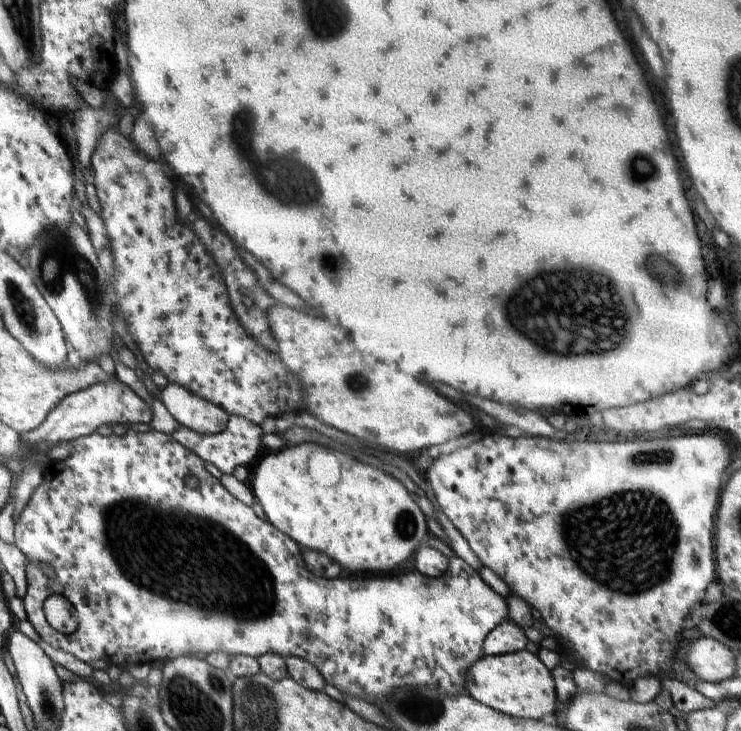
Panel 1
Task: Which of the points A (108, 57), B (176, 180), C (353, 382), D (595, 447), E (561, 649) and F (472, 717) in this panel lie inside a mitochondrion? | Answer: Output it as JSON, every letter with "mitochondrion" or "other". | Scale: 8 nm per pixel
{"A":"other","B":"other","C":"mitochondrion","D":"other","E":"other","F":"other"}

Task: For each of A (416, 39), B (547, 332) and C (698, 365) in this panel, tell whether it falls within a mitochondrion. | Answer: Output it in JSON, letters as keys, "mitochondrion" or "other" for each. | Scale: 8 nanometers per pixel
{"A":"other","B":"mitochondrion","C":"other"}

